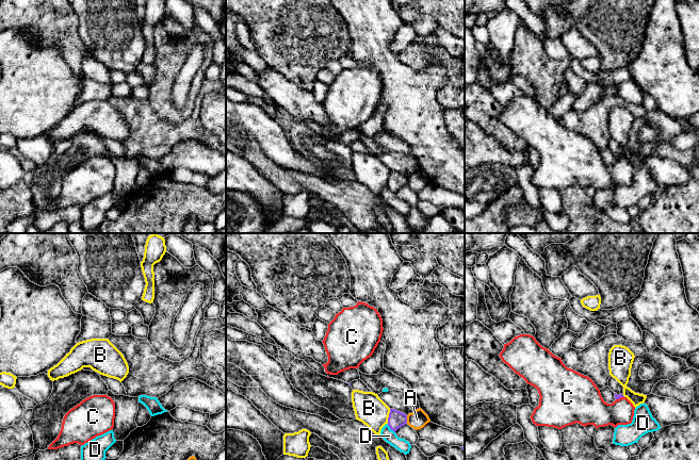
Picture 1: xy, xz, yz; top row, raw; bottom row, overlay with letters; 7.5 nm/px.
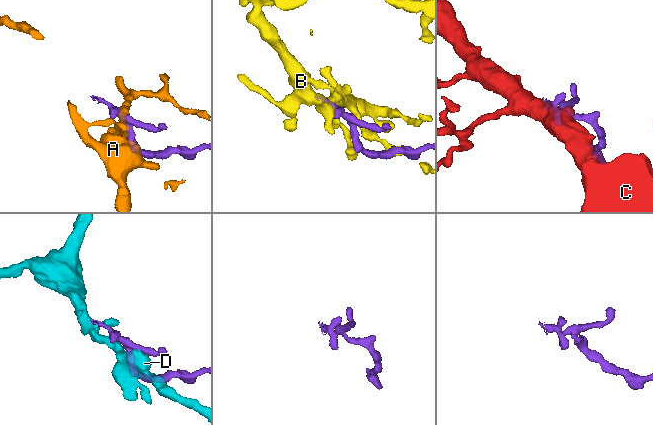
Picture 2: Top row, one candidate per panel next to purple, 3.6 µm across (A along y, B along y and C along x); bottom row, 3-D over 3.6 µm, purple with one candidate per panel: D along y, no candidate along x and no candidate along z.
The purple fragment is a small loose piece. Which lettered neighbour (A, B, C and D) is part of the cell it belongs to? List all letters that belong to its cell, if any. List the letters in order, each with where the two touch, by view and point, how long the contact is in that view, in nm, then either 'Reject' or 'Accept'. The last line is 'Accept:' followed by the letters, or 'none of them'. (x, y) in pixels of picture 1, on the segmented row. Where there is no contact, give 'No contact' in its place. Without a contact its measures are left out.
A: Touches purple at xz (406, 419). Shared border 60 nm. Reject
B: Touches purple at xz (389, 416). Shared border 110 nm. Reject
C: Touches purple at yz (619, 397). Shared border 70 nm. Accept
D: Touches purple at xz (390, 428). Shared border 90 nm. Reject
Accept: C

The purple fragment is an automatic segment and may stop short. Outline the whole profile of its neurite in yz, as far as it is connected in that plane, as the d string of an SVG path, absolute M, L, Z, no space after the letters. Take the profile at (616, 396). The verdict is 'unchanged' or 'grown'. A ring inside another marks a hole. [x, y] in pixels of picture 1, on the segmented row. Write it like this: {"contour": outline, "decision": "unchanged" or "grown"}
{"contour": "M520 334L509 343L504 344L500 358L527 384L535 387L539 393L539 406L531 415L536 426L548 426L562 429L575 423L582 426L594 425L596 428L612 425L631 424L635 407L622 394L615 393L616 400L607 404L603 400L600 390L595 382L571 368L568 368L560 358L542 347L533 335Z", "decision": "grown"}

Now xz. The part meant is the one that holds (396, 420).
{"contour": "M390 409L388 426L394 432L407 423L407 415L395 409Z", "decision": "unchanged"}

